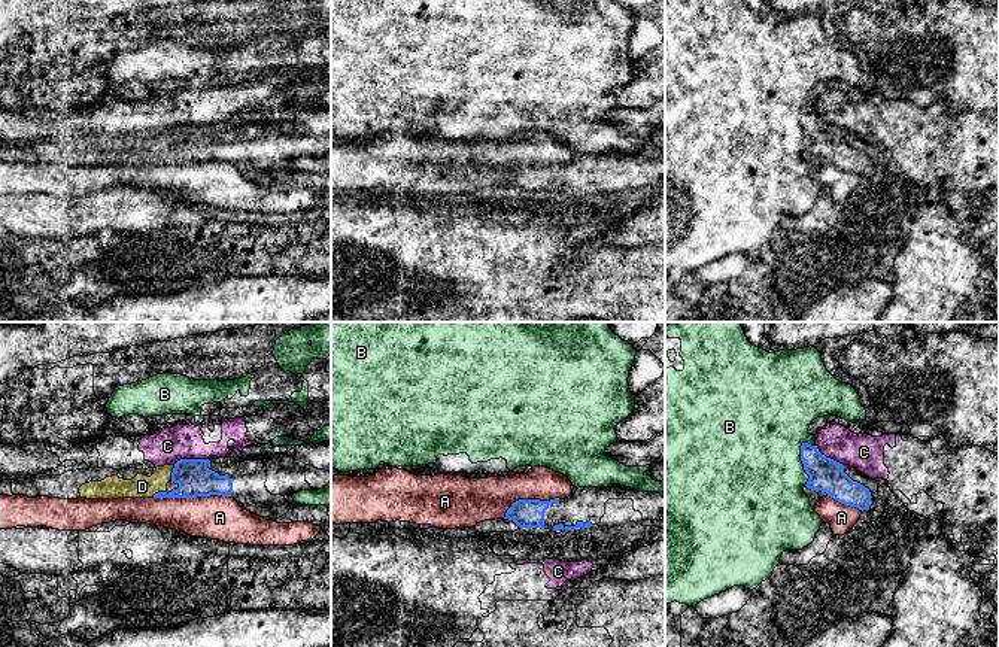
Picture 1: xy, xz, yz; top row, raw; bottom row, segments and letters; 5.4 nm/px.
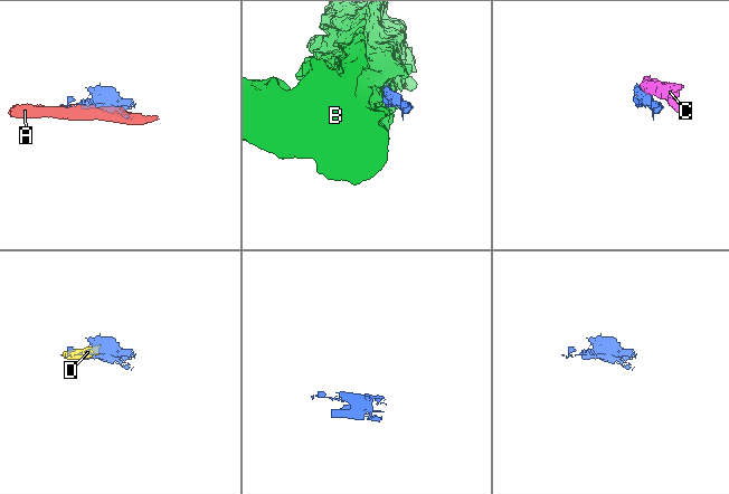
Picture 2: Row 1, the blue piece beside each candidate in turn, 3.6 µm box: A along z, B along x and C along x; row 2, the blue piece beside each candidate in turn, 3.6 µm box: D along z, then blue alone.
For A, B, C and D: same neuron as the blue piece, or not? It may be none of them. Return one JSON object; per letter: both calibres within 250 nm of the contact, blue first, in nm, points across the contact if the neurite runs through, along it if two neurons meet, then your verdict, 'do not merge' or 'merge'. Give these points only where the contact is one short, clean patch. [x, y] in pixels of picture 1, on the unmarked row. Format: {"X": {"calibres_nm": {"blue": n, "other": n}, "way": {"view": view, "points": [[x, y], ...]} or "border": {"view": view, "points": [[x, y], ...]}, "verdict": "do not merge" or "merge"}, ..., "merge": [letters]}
{"A": {"calibres_nm": {"blue": 180, "other": 240}, "verdict": "do not merge"}, "B": {"calibres_nm": {"blue": 180, "other": 500}, "verdict": "do not merge"}, "C": {"calibres_nm": {"blue": 180, "other": 190}, "border": {"view": "xy", "points": [[206, 124], [181, 124], [173, 130]]}, "verdict": "do not merge"}, "D": {"calibres_nm": {"blue": 180, "other": 130}, "way": {"view": "xy", "points": [[194, 143], [190, 139], [172, 139], [142, 152]]}, "verdict": "merge"}, "merge": ["D"]}

